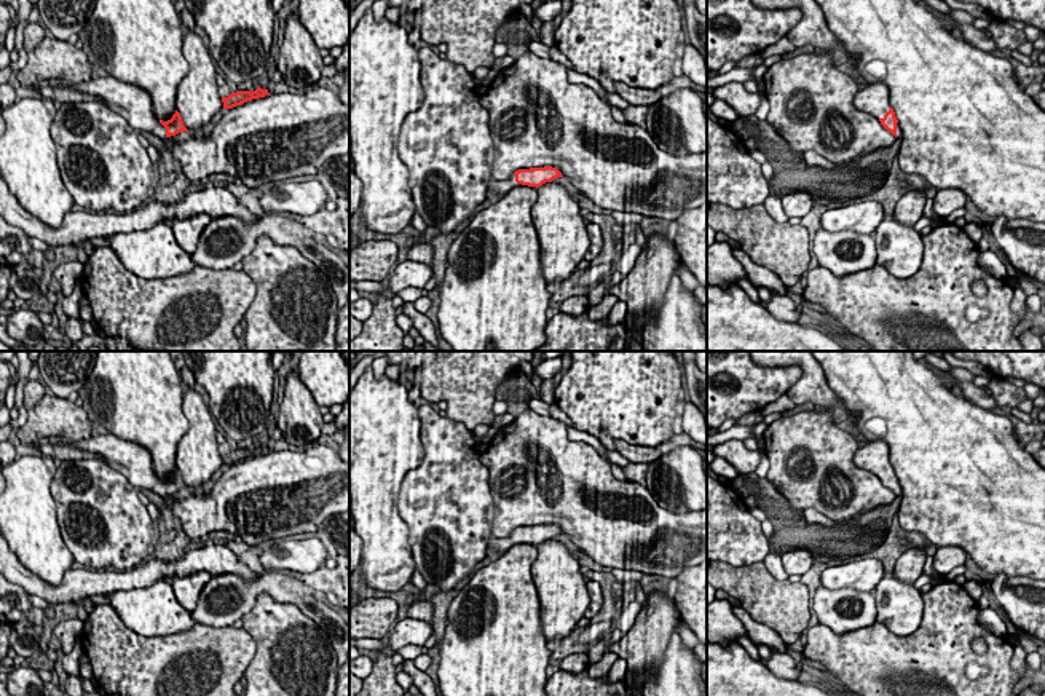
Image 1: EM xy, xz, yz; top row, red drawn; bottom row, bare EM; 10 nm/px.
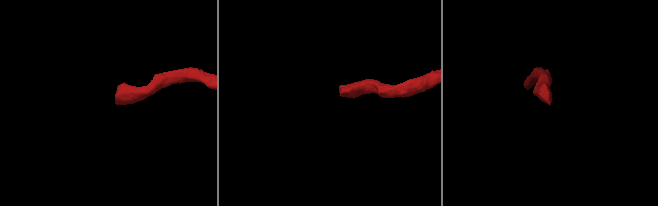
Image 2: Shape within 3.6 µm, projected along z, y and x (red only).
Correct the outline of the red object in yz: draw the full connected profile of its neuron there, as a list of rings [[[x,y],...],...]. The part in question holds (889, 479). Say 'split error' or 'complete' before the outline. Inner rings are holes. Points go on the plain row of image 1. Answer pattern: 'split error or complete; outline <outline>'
split error; outline [[[879,439],[858,447],[854,455],[854,463],[858,468],[874,473],[889,490],[901,495],[901,485],[890,465],[890,452],[885,441]]]

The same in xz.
split error; outline [[[544,524],[544,525],[530,525],[519,527],[506,538],[491,538],[488,541],[490,552],[506,552],[515,544],[528,543],[528,544],[541,544],[546,540],[552,540],[557,535],[563,535],[557,525]]]

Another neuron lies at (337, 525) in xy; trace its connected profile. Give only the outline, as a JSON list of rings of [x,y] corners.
[[[349,511],[330,516],[324,520],[322,528],[335,543],[338,554],[349,557]]]

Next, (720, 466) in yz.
[[[715,457],[707,468],[710,468],[716,476],[723,476],[728,482],[735,479],[739,474],[737,469],[721,457]]]

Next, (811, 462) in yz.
[[[806,407],[780,415],[766,428],[761,439],[769,460],[766,479],[795,511],[814,508],[830,520],[841,522],[890,504],[897,496],[879,476],[854,463],[858,442],[834,425],[833,410],[815,412]]]

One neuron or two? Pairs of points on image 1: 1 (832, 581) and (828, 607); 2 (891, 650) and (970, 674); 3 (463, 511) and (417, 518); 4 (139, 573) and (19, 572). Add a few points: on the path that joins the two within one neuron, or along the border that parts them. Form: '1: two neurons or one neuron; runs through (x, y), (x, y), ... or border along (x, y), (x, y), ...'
1: two neurons; border along (820, 583), (833, 589), (859, 589), (867, 593)
2: one neuron; runs through (910, 666), (951, 671)
3: one neuron; runs through (452, 518), (428, 518)
4: one neuron; runs through (109, 580), (77, 583), (69, 591), (50, 591)

